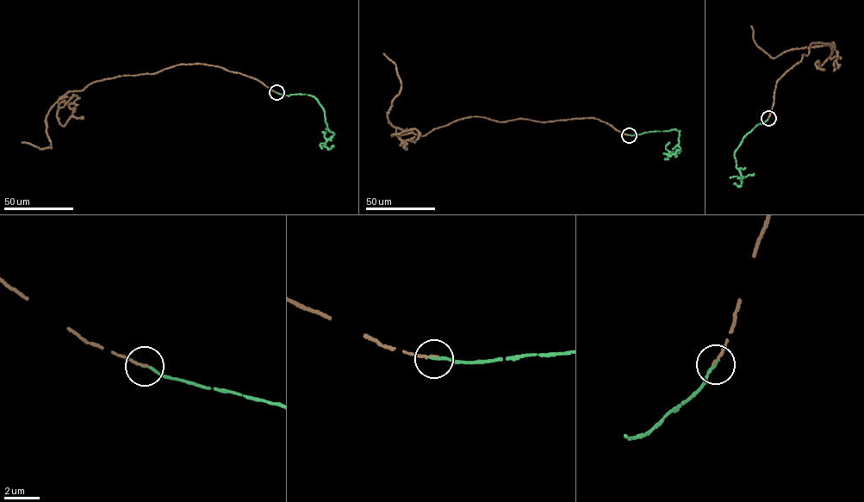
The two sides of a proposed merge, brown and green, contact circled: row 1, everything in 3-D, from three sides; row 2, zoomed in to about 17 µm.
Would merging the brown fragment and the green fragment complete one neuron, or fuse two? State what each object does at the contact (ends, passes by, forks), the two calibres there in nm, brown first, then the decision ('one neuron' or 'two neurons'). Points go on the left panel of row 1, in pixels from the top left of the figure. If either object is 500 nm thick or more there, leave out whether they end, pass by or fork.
brown ends | green ends | 130/160 nm | one neuron

